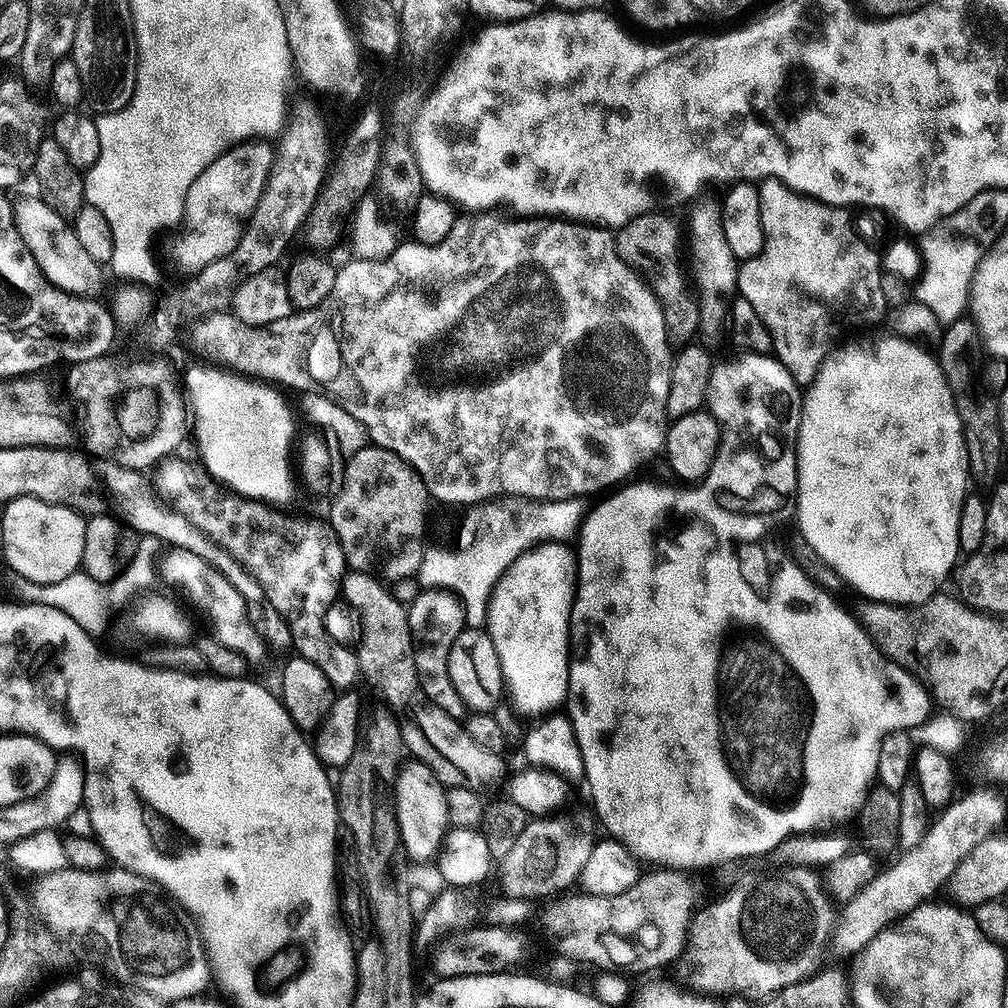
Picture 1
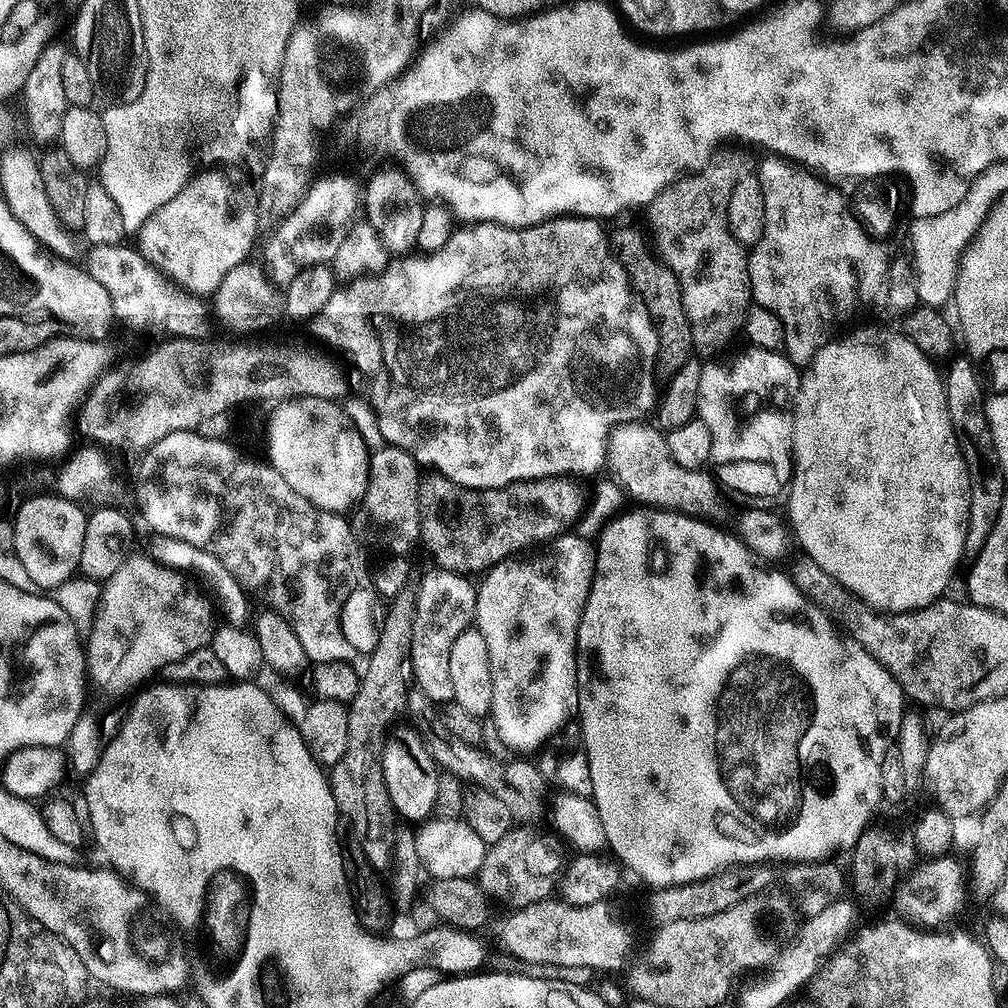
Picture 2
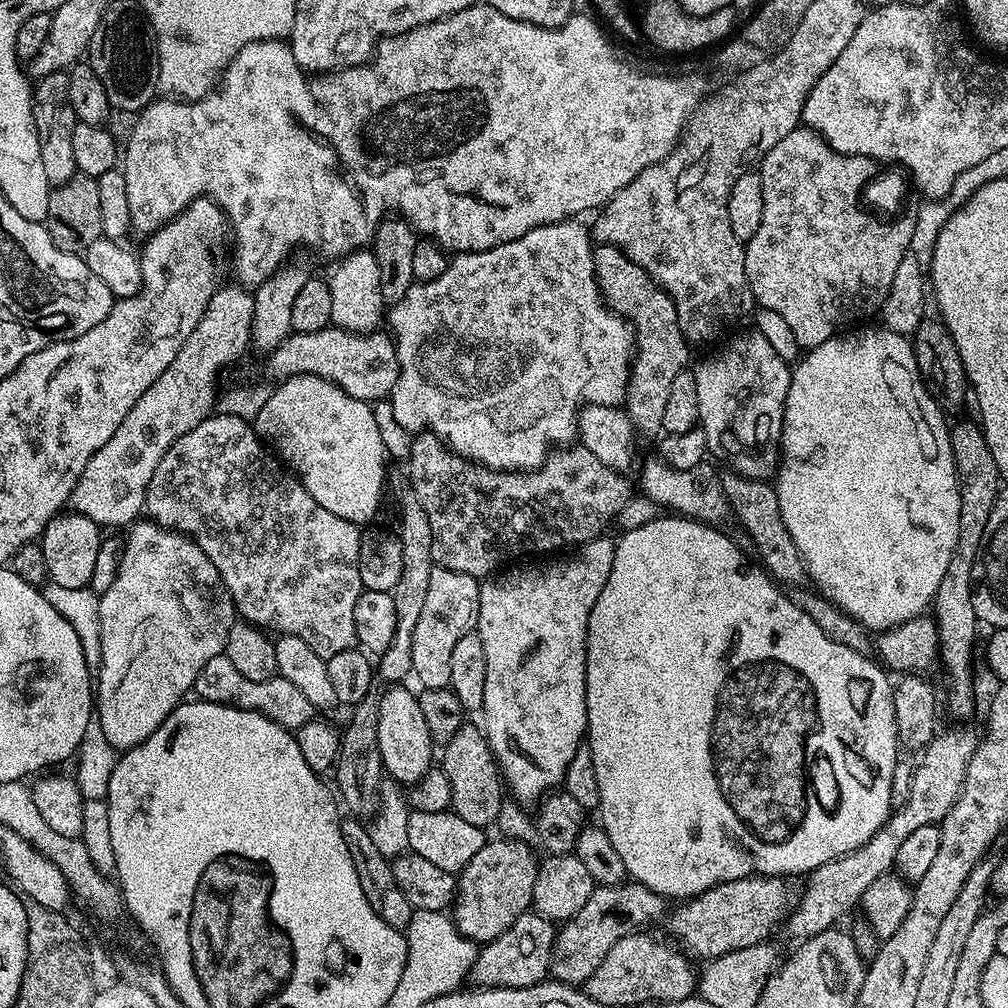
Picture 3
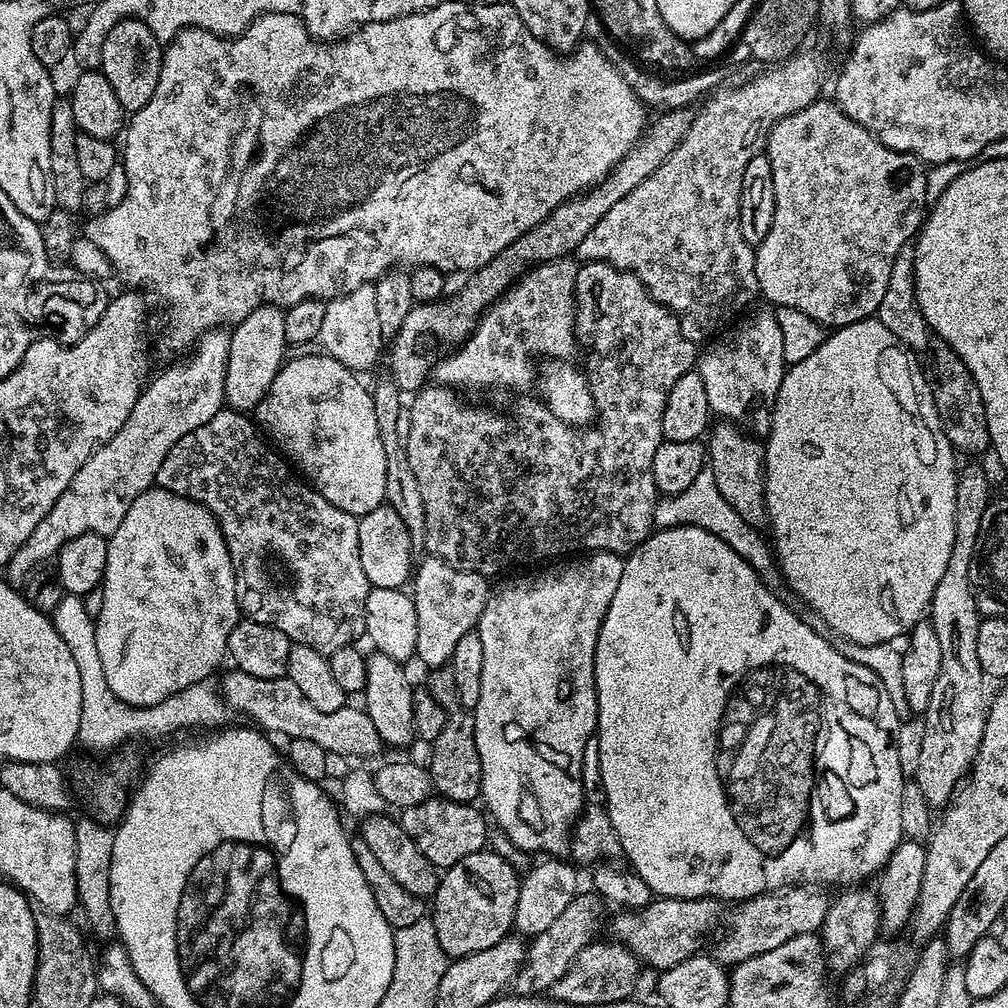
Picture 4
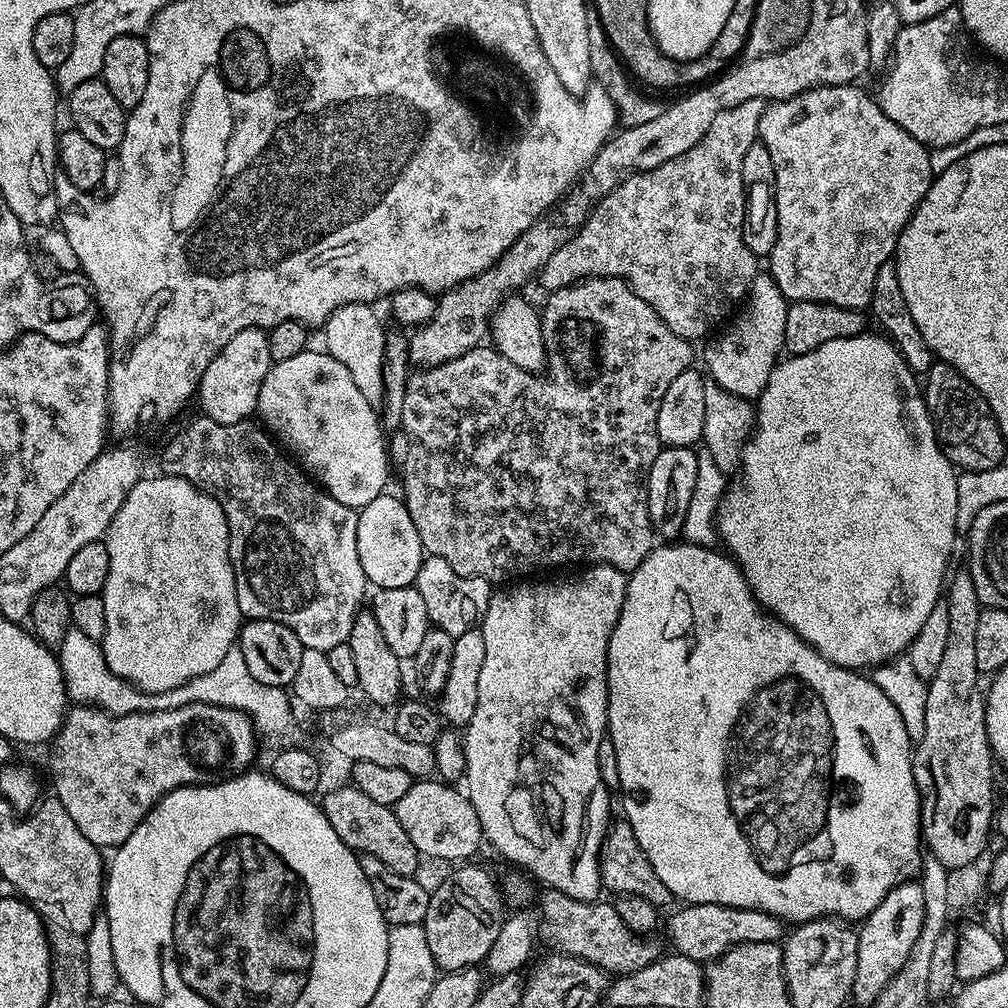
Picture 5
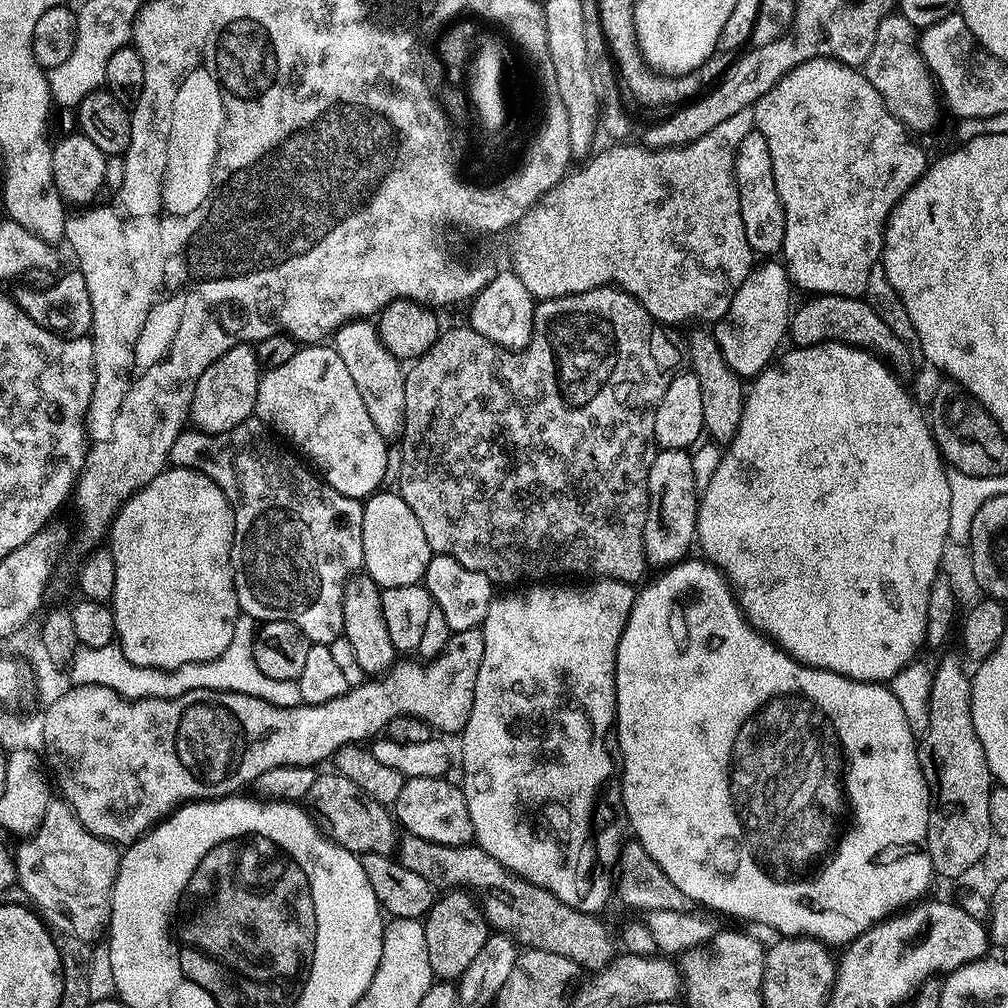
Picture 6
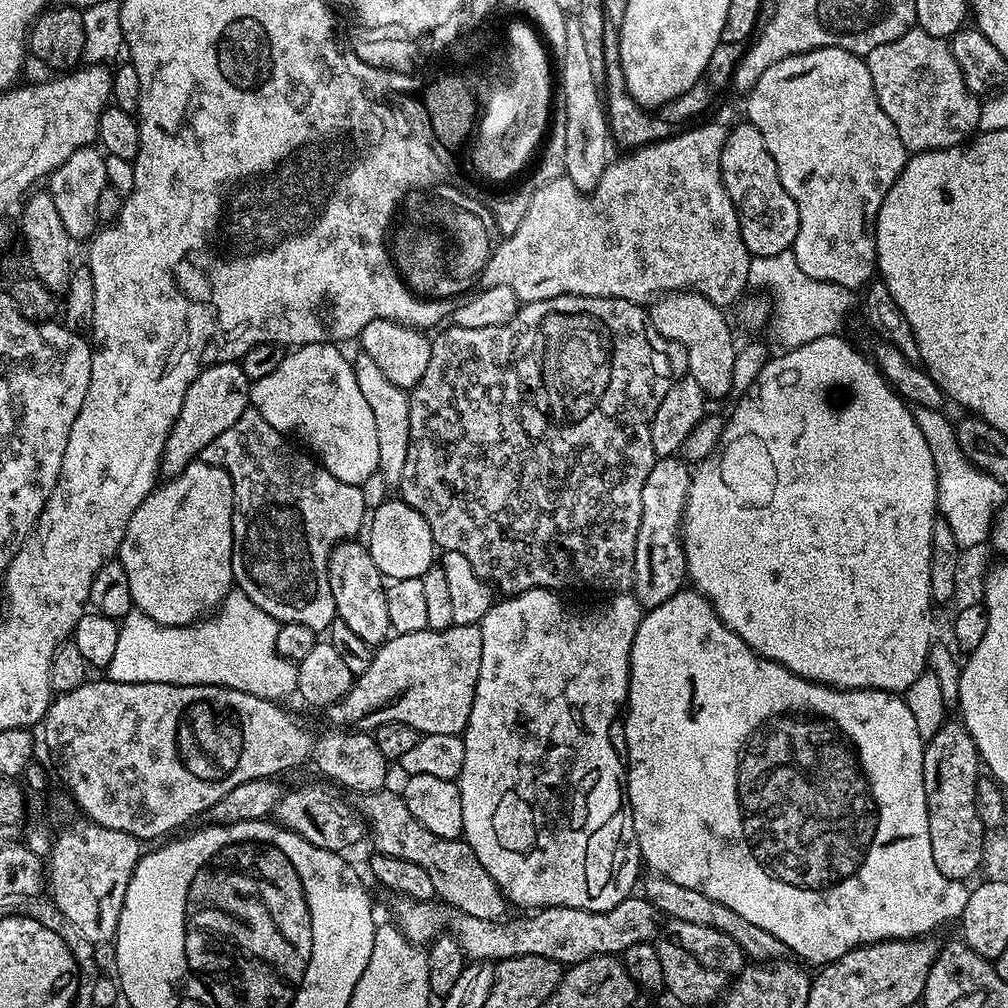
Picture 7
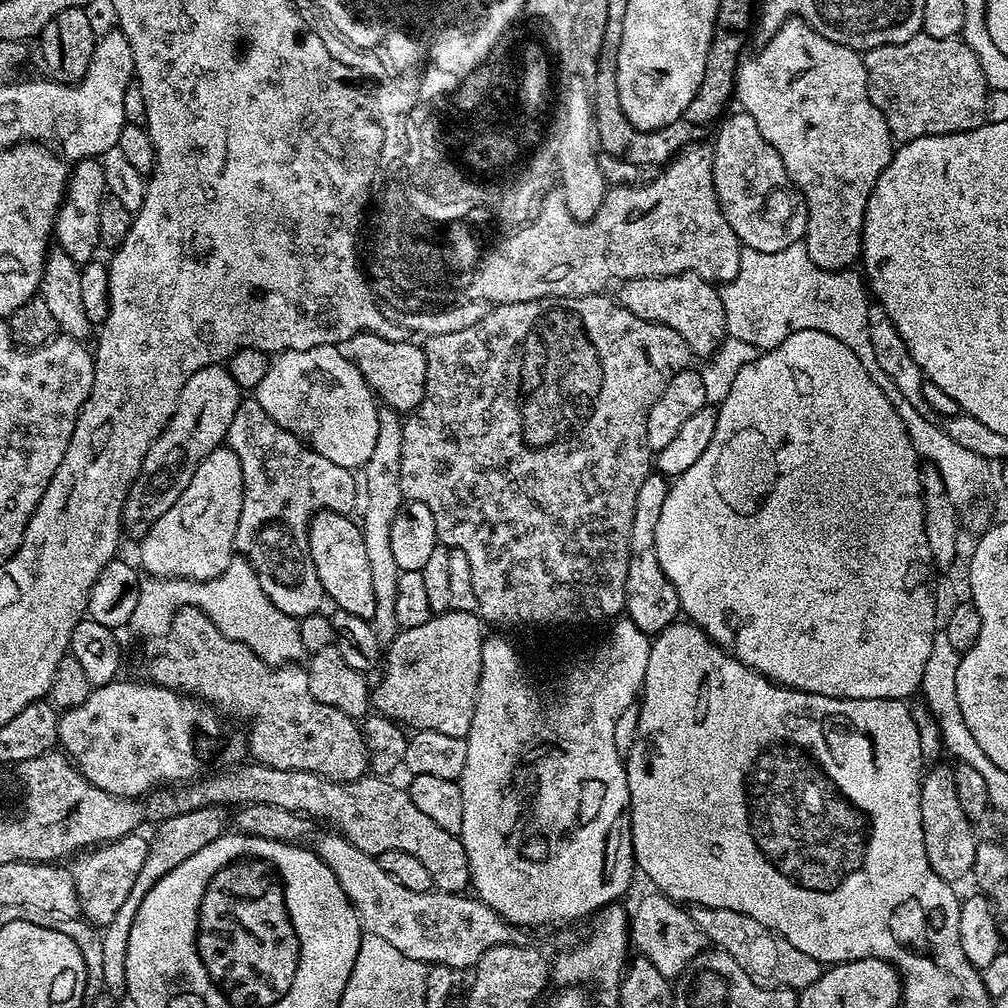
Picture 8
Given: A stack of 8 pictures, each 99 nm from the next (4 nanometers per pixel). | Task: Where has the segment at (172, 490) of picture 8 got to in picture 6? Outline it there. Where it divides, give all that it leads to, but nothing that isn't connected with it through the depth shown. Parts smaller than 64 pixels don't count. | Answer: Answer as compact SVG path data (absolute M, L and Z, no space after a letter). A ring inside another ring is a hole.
M235 344L222 358L218 358L200 377L194 386L194 398L190 420L199 431L225 432L238 422L249 419L256 407L256 395L262 369L256 362L256 350L252 344ZM196 423L196 424L195 424Z

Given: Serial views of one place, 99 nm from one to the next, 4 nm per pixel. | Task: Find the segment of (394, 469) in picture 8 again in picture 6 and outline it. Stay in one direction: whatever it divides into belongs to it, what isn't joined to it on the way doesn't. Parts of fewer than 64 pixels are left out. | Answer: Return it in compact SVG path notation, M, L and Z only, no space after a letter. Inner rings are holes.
M368 318L349 320L334 333L334 347L338 358L342 358L342 363L346 365L346 371L354 377L354 386L358 386L362 402L366 402L370 422L374 422L378 434L382 434L385 438L399 437L404 430L406 410L405 369L401 361L390 354L381 343L377 325Z

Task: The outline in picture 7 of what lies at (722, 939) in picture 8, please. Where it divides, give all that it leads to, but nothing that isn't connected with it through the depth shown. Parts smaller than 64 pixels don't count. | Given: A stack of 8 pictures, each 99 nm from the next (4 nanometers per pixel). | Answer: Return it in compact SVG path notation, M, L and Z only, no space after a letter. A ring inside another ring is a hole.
M645 875L642 880L642 888L643 884L643 898L656 908L661 917L668 920L694 922L694 926L706 926L718 930L722 934L734 938L736 945L744 951L745 957L749 961L756 960L752 962L757 965L764 966L769 962L780 962L785 959L785 946L782 942L778 942L778 938L774 938L774 934L762 930L762 926L754 926L750 922L746 922L746 918L734 914L734 910L730 910L730 906L722 906L722 902L714 902L698 890L690 890L690 886L678 886L678 882L670 882L670 878L665 876Z

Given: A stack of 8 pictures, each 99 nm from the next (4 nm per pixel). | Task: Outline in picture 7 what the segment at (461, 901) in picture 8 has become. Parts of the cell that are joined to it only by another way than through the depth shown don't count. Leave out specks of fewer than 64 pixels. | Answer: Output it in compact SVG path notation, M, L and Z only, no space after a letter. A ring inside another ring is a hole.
M636 894L623 899L608 911L550 907L522 914L518 920L470 918L470 914L453 910L443 902L411 900L408 896L396 896L393 901L392 912L396 915L394 923L410 943L427 946L437 936L449 932L469 961L499 962L519 956L541 956L561 966L571 966L588 957L621 955L632 945L653 941L660 928L656 908Z

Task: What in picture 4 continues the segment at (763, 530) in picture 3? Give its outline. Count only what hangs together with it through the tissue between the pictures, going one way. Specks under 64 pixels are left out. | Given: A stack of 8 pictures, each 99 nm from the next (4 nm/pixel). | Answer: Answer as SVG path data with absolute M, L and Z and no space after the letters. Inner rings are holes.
M716 422L711 425L710 431L706 436L706 464L707 467L712 468L714 474L714 481L717 482L718 491L722 494L723 498L734 508L734 510L738 513L740 518L744 520L747 524L752 527L758 528L761 527L761 523L765 523L767 521L767 508L765 507L765 494L764 494L764 481L766 479L764 474L764 448L762 447L761 441L760 444L756 440L751 440L750 437L747 436L746 433L743 432L743 427L737 426L732 422Z

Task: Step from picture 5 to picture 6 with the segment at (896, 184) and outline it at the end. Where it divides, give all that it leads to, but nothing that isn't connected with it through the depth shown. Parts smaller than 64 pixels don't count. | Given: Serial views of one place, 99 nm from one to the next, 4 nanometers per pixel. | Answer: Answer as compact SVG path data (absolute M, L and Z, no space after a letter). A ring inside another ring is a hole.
M821 58L819 60L807 60L802 62L794 70L790 70L785 76L773 86L758 102L752 107L752 123L755 131L760 132L766 138L766 146L770 146L770 162L774 166L774 182L778 190L778 198L784 207L786 214L786 234L784 235L784 247L782 249L782 263L788 270L788 278L797 289L808 294L826 295L844 295L863 297L868 291L870 282L870 270L881 263L882 253L884 251L884 225L888 222L888 215L894 210L894 206L922 178L922 174L928 168L930 156L927 156L914 141L910 135L909 129L905 128L902 121L899 120L888 109L886 102L870 86L870 82L864 76L859 67L851 64L843 64L841 60L829 60Z

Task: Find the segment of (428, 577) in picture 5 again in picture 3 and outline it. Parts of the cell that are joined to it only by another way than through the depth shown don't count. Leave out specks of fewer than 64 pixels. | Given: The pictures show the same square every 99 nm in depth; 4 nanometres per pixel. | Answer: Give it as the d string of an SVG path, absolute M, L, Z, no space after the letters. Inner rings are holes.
M433 566L430 570L430 587L422 614L414 625L412 643L412 671L421 689L447 688L452 683L452 659L454 646L462 642L463 636L473 631L480 613L481 581L470 574L458 574Z

